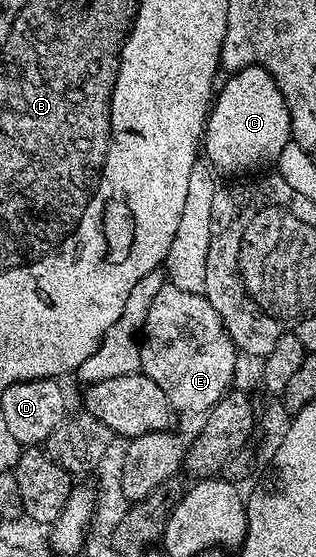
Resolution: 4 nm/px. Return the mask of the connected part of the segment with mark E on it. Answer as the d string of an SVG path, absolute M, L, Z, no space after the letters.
M172 285L160 287L155 293L155 301L151 301L151 309L147 309L147 321L141 339L141 371L148 379L155 381L155 385L159 385L163 393L167 393L167 401L174 412L186 411L189 415L199 414L198 416L208 413L234 386L237 355L239 356L238 347L226 333L219 313L215 313L204 294L196 295Z

